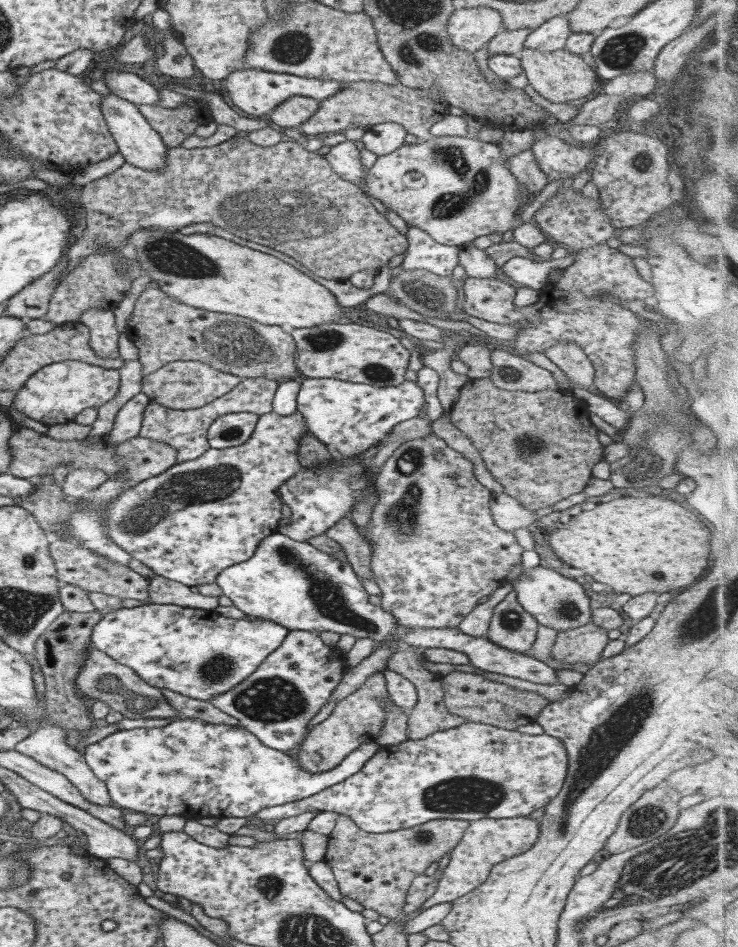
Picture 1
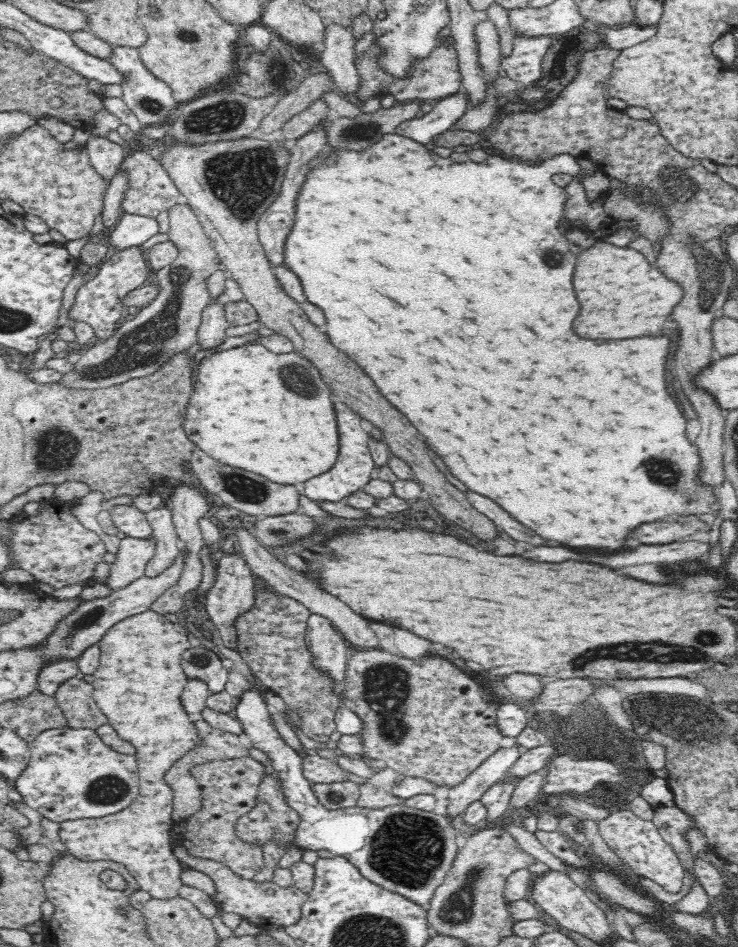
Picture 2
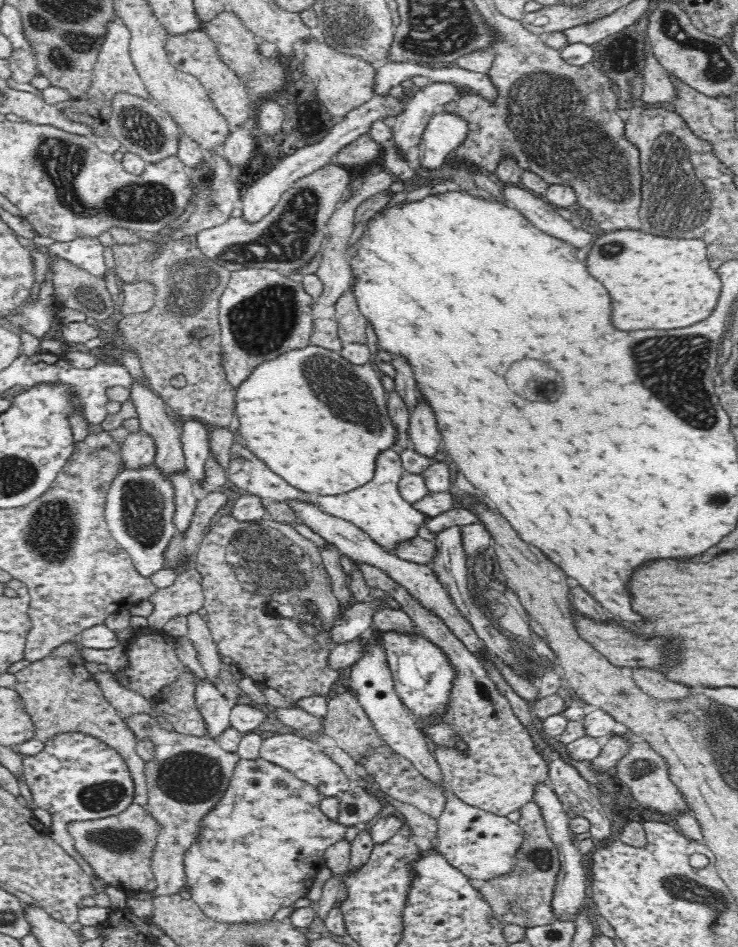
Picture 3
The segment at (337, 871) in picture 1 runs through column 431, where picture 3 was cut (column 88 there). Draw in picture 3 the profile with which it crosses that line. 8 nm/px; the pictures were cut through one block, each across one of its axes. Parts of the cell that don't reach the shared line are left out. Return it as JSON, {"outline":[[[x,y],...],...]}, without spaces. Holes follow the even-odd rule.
{"outline":[[[133,802],[124,812],[114,816],[68,822],[67,831],[74,839],[76,850],[108,885],[124,892],[150,892],[157,887],[151,856],[156,846],[158,827],[145,806]]]}

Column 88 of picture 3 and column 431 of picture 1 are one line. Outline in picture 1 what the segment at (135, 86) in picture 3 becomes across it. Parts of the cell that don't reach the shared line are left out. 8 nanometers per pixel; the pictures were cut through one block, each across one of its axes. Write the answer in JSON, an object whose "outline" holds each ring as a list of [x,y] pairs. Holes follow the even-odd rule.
{"outline":[[[347,82],[343,90],[320,102],[315,114],[302,122],[297,128],[303,138],[315,135],[327,136],[350,128],[369,128],[383,122],[401,124],[405,133],[417,137],[418,142],[431,138],[429,127],[449,114],[447,105],[433,89],[409,89],[399,84],[377,82]]]}

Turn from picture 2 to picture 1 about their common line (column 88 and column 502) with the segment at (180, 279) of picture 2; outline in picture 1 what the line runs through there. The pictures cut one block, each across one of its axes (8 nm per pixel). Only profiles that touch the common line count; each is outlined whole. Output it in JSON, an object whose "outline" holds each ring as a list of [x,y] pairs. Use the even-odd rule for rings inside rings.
{"outline":[[[503,350],[490,353],[491,370],[488,379],[497,387],[508,391],[532,393],[542,390],[560,390],[551,373],[528,358]]]}

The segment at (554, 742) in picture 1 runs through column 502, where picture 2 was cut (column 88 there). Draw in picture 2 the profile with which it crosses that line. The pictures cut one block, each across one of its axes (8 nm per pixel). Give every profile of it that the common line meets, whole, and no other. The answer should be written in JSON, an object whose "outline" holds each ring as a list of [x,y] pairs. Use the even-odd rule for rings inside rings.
{"outline":[[[55,728],[29,742],[31,758],[15,780],[25,802],[47,820],[66,821],[102,818],[128,808],[139,793],[138,767],[133,755],[121,753],[102,742],[89,728]]]}

